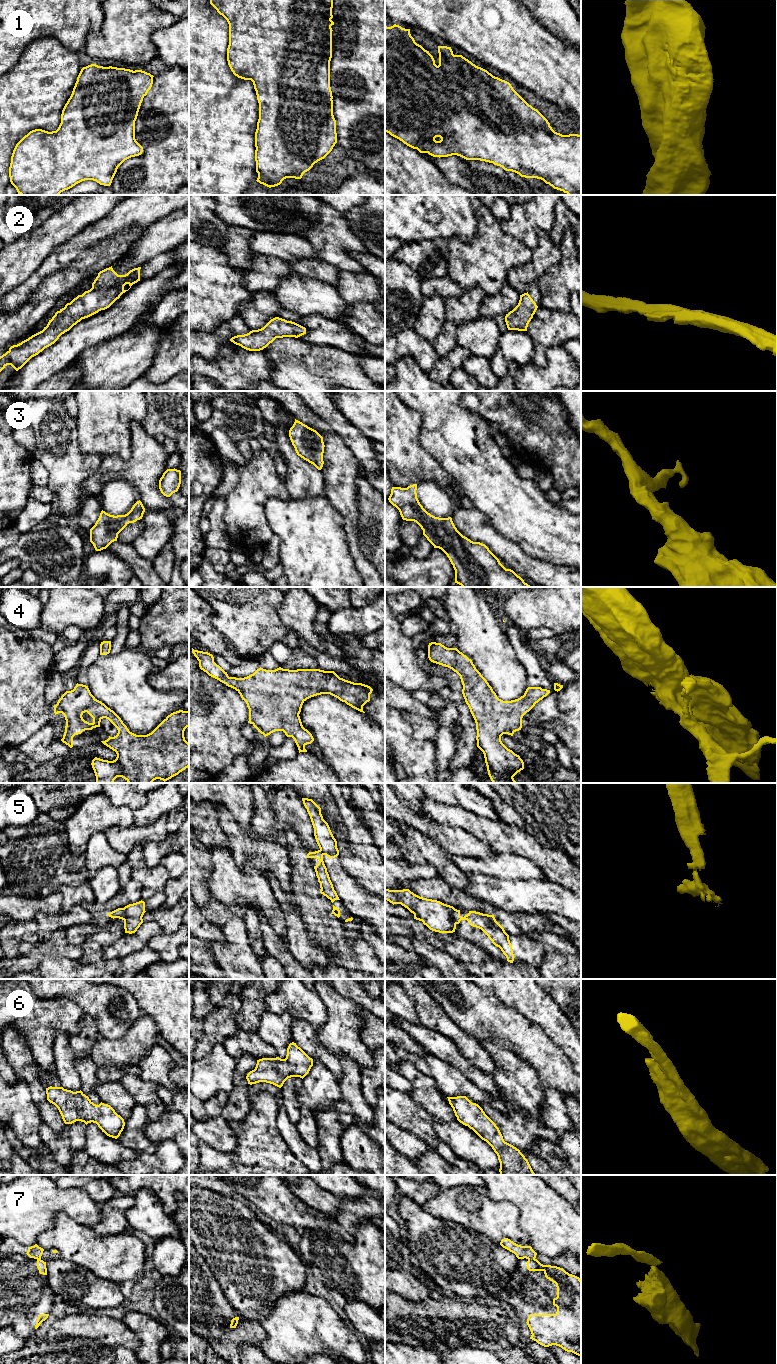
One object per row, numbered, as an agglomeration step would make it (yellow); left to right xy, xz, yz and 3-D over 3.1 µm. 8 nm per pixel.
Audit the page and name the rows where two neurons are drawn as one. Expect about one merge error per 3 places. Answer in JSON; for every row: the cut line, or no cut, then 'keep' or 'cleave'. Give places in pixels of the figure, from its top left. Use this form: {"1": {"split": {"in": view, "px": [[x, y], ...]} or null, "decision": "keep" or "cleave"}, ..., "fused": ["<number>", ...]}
{"1": {"split": null, "decision": "keep"}, "2": {"split": null, "decision": "keep"}, "3": {"split": null, "decision": "keep"}, "4": {"split": null, "decision": "keep"}, "5": {"split": {"in": "yz", "px": [[456, 909], [452, 913], [452, 919], [455, 923]]}, "decision": "cleave"}, "6": {"split": null, "decision": "keep"}, "7": {"split": {"in": "yz", "px": [[528, 1258], [534, 1259]]}, "decision": "cleave"}, "fused": ["5", "7"]}

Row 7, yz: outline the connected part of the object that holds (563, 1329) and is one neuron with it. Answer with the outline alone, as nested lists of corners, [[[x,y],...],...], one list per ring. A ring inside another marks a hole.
[[[528,1259],[527,1269],[543,1271],[557,1287],[557,1297],[553,1299],[557,1313],[528,1316],[530,1339],[544,1347],[559,1346],[581,1357],[581,1279],[563,1268],[543,1265],[537,1259]]]

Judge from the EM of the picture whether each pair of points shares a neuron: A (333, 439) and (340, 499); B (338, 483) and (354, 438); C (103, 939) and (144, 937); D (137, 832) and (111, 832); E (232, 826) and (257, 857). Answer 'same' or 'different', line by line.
A: same
B: different
C: different
D: same
E: same

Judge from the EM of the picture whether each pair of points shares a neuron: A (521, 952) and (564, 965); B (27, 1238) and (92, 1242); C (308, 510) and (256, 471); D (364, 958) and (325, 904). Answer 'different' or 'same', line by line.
A: different
B: different
C: different
D: same

